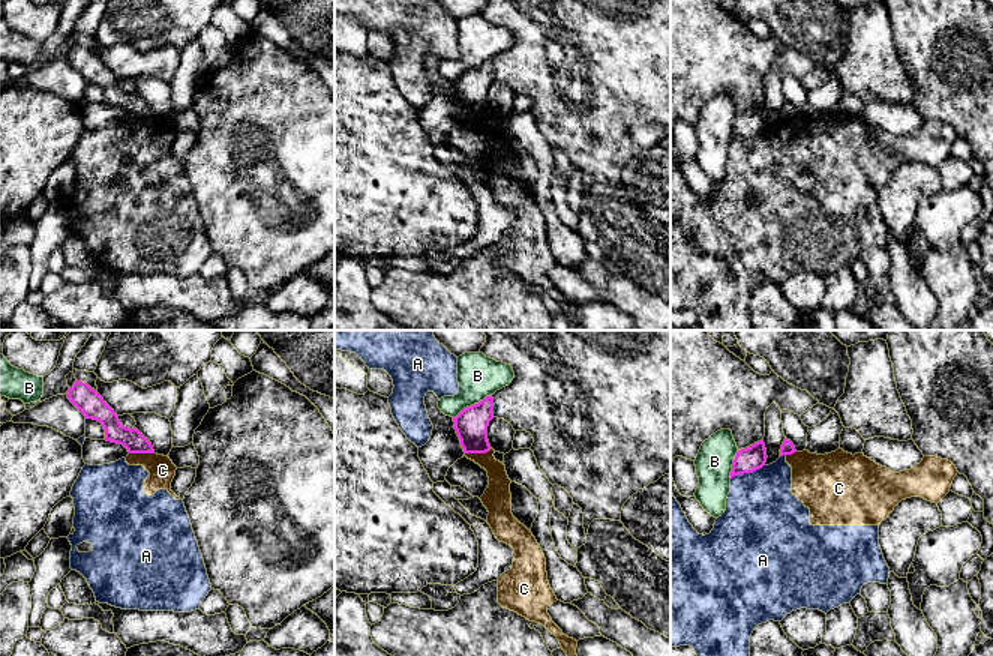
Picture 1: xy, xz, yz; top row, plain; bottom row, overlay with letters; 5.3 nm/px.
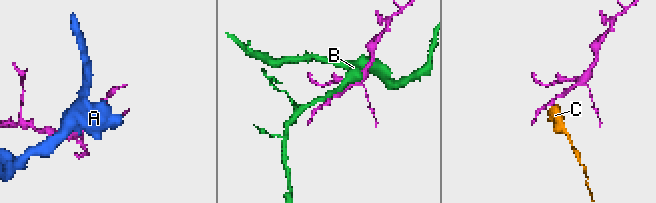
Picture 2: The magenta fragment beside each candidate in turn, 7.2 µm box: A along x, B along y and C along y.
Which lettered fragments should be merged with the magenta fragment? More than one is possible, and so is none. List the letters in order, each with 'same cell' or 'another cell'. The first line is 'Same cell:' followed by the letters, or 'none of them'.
Same cell: none of them
A: another cell
B: another cell
C: another cell

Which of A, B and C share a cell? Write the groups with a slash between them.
A C / B

